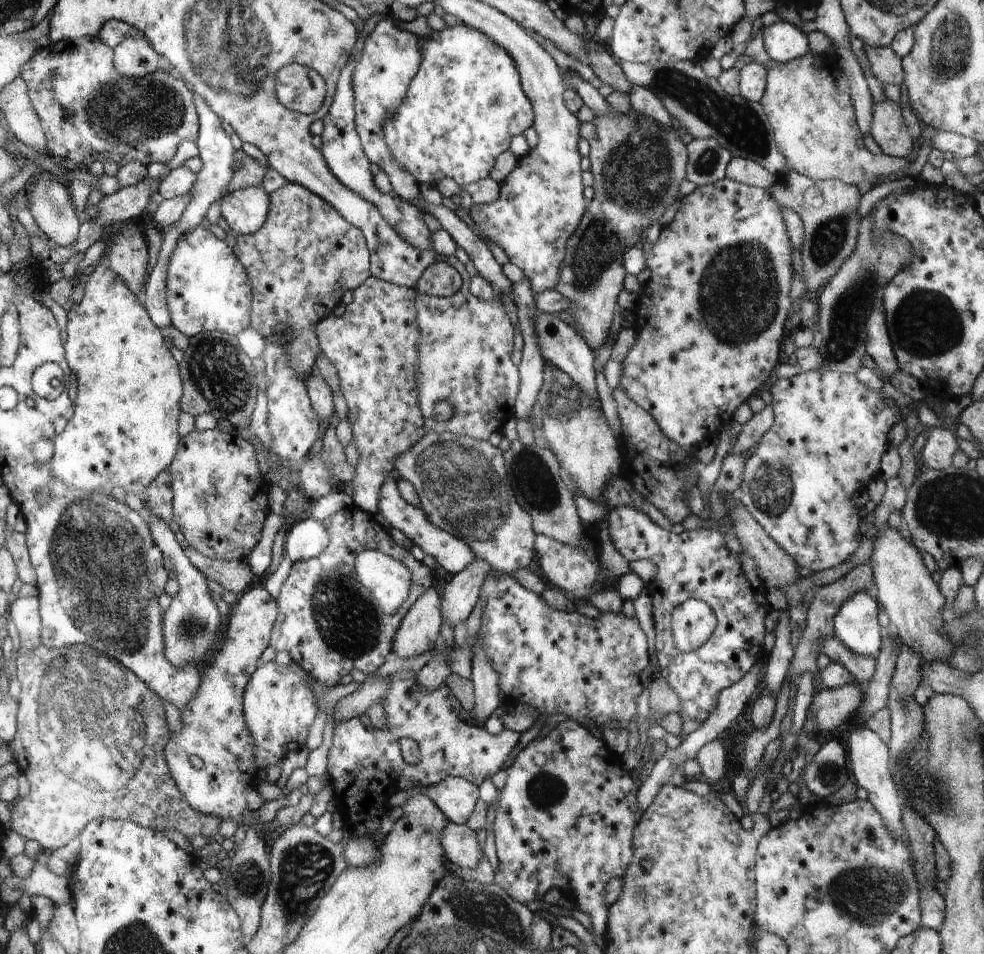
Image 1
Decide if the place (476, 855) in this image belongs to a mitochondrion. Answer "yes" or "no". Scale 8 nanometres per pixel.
no

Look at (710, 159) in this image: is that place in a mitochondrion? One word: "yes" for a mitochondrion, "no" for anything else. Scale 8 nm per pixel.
yes

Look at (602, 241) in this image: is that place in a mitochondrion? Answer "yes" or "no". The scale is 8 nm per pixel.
yes

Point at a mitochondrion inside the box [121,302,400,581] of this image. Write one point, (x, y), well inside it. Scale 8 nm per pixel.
(216, 371)

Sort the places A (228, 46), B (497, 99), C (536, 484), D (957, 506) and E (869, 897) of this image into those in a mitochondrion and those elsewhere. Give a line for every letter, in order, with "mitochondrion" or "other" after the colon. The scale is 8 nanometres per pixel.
A: mitochondrion
B: mitochondrion
C: mitochondrion
D: mitochondrion
E: mitochondrion

